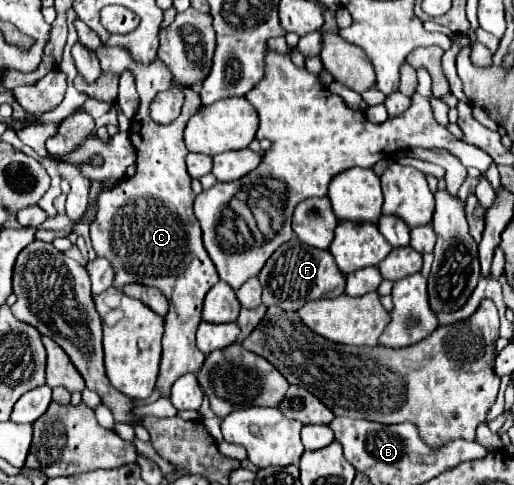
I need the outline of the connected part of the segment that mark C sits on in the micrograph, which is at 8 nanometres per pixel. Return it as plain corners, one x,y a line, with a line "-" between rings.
104,44
96,50
96,56
104,72
124,72
132,68
140,94
140,108
130,126
130,140
136,148
136,174
132,178
118,180
114,188
98,196
98,220
90,224
92,248
96,256
110,260
114,266
114,288
122,290
126,284
146,284
166,294
169,311
165,317
162,362
156,390
168,398
172,382
188,372
198,372
206,358
206,354
198,350
194,334
202,322
200,310
204,296
220,280
204,250
200,222
192,212
196,194
190,188
190,174
184,164
188,150
184,146
182,132
188,118
202,106
202,100
192,88
182,90
186,96
182,114
172,124
160,126
150,118
148,106
158,92
174,86
170,68
158,60
148,66
132,64
132,58
124,48

